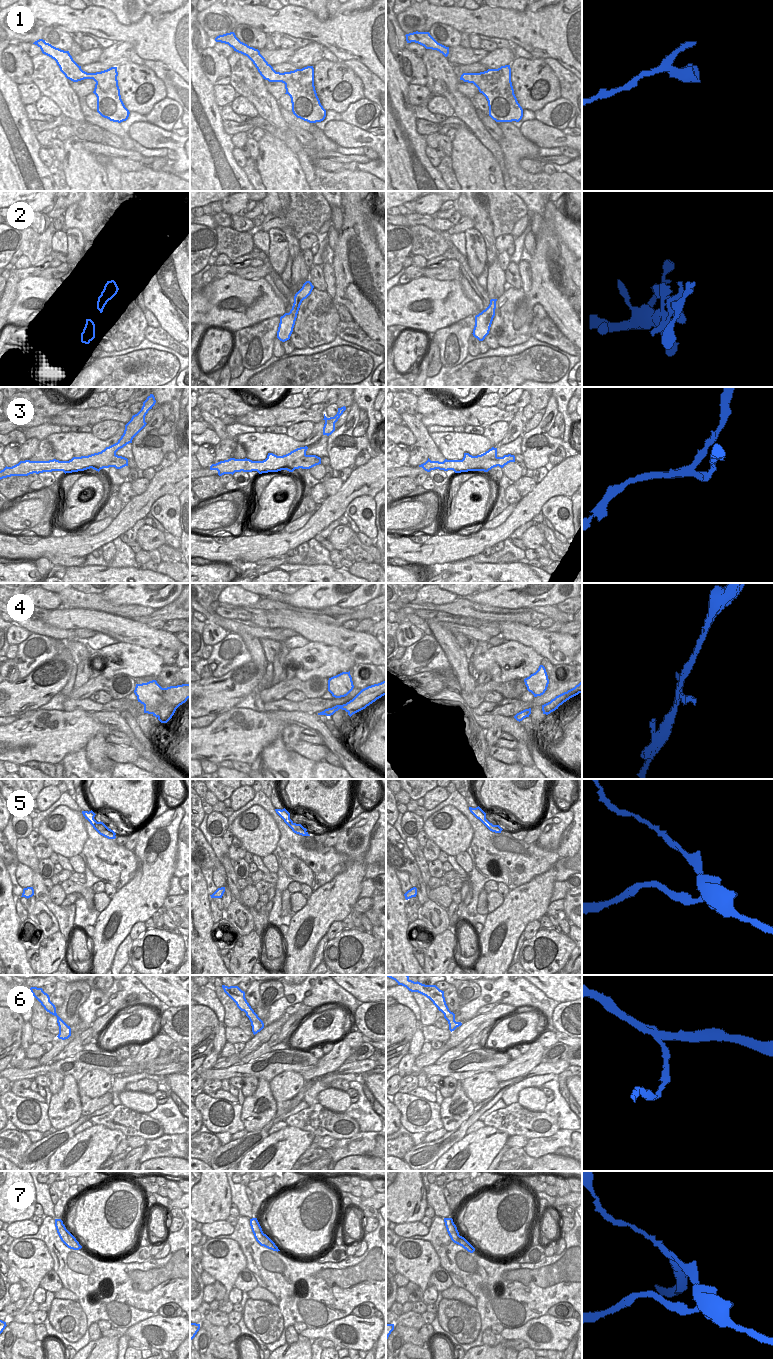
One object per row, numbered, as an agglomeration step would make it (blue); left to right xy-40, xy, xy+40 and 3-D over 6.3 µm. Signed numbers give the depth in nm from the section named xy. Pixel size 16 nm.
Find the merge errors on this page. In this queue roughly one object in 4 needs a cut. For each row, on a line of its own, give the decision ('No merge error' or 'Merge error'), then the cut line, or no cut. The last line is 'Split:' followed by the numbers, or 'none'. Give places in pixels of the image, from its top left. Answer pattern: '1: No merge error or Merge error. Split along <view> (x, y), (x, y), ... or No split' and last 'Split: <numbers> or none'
1: No merge error. No split
2: No merge error. No split
3: Merge error. Split along xy-40 (115, 454), (105, 466), (81, 462), (77, 467)
4: No merge error. No split
5: No merge error. No split
6: No merge error. No split
7: Merge error. Split along xy+40 (466, 1240), (458, 1243)
Split: 3, 7.

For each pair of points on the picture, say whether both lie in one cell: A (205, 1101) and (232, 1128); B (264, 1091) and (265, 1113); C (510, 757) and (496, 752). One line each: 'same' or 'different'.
A: same
B: same
C: same

